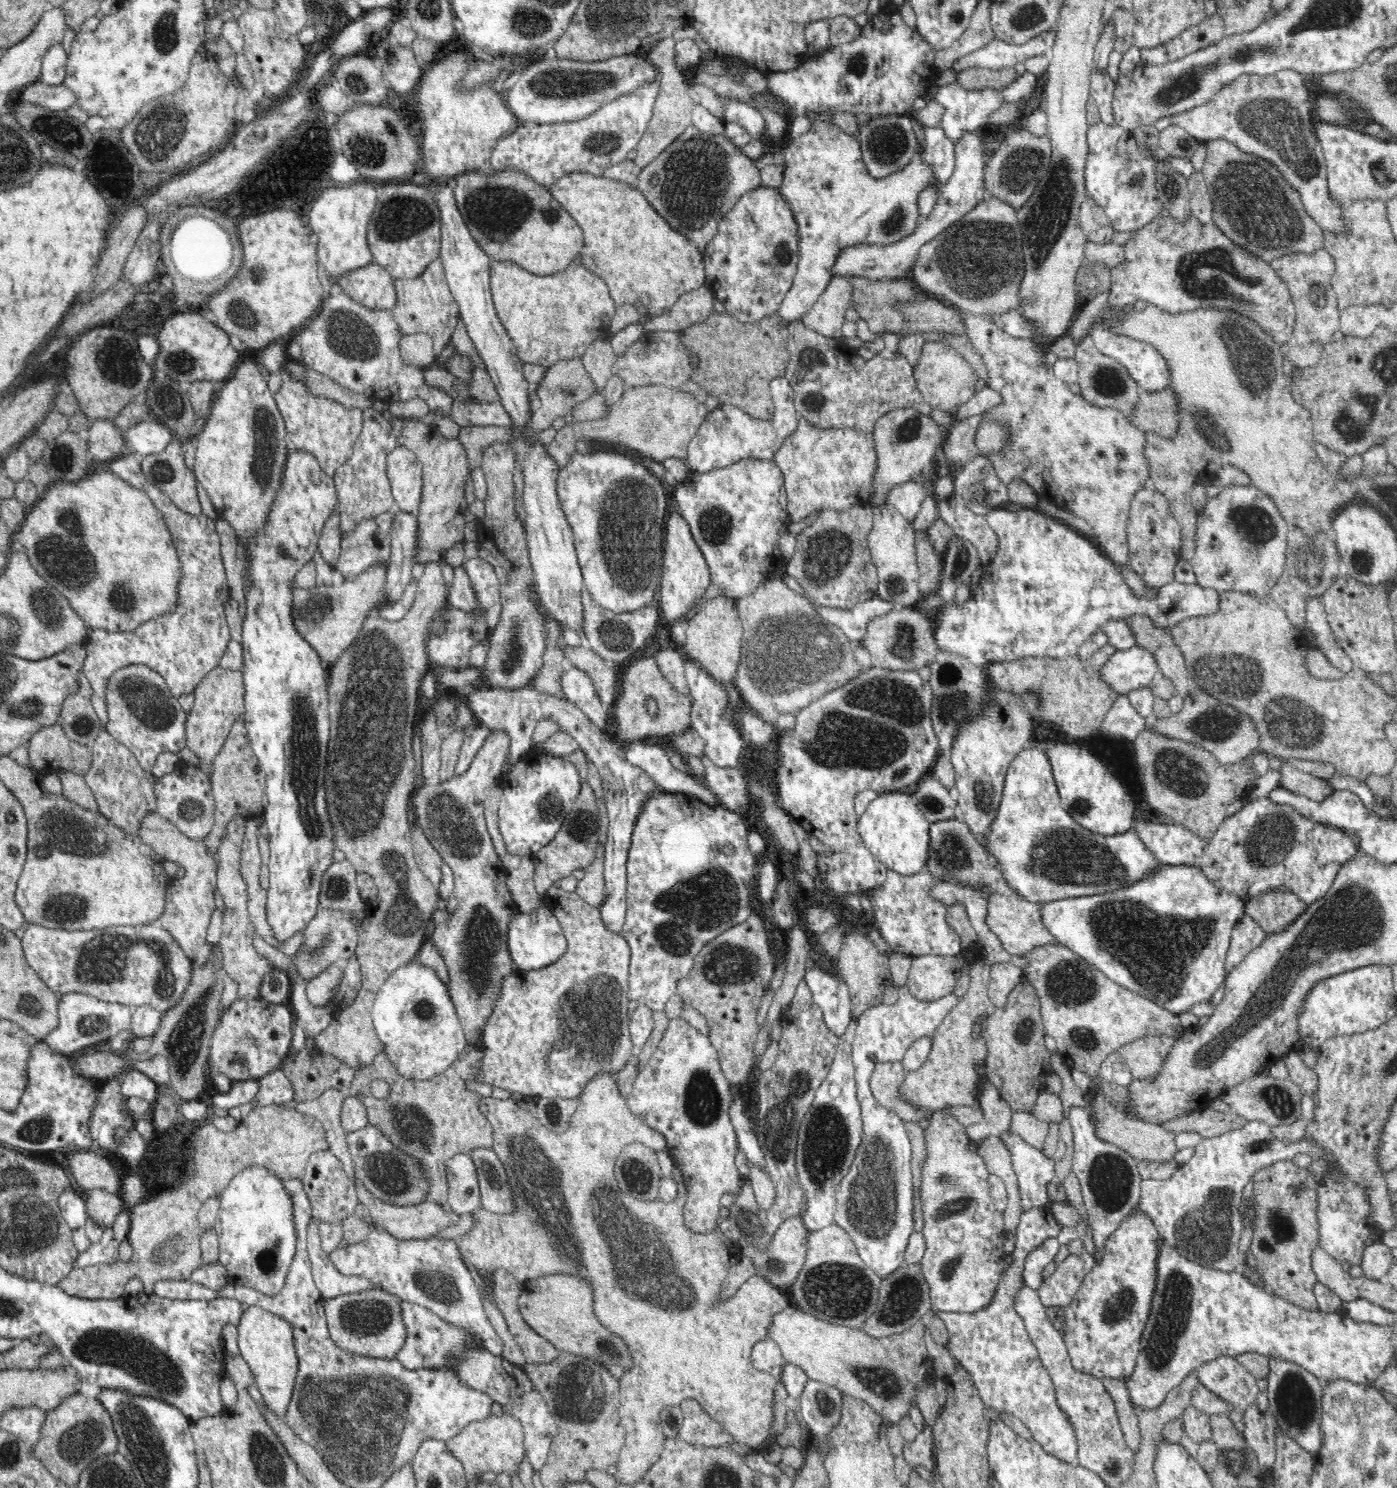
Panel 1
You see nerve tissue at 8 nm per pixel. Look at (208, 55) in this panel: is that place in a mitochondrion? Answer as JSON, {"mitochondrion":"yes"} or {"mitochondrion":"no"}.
{"mitochondrion":"no"}

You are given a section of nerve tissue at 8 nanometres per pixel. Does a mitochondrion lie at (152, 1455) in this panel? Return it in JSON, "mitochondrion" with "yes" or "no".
{"mitochondrion":"yes"}

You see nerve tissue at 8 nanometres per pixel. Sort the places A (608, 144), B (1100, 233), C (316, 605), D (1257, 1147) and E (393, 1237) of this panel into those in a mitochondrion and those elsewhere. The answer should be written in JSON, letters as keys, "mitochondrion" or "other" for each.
{"A":"mitochondrion","B":"other","C":"mitochondrion","D":"other","E":"other"}

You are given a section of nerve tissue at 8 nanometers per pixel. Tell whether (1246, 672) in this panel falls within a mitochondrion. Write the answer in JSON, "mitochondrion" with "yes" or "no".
{"mitochondrion":"yes"}

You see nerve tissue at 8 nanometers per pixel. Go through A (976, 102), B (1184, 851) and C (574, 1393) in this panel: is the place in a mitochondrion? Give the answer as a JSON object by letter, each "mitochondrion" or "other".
{"A":"other","B":"other","C":"mitochondrion"}

